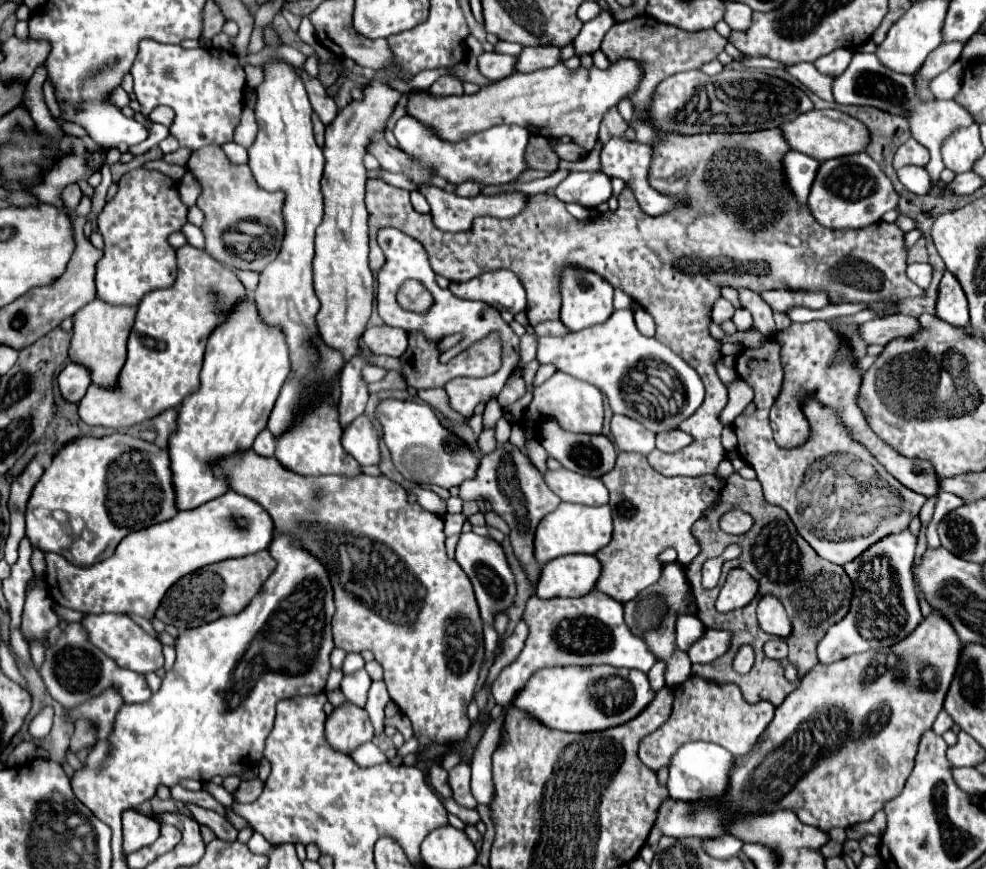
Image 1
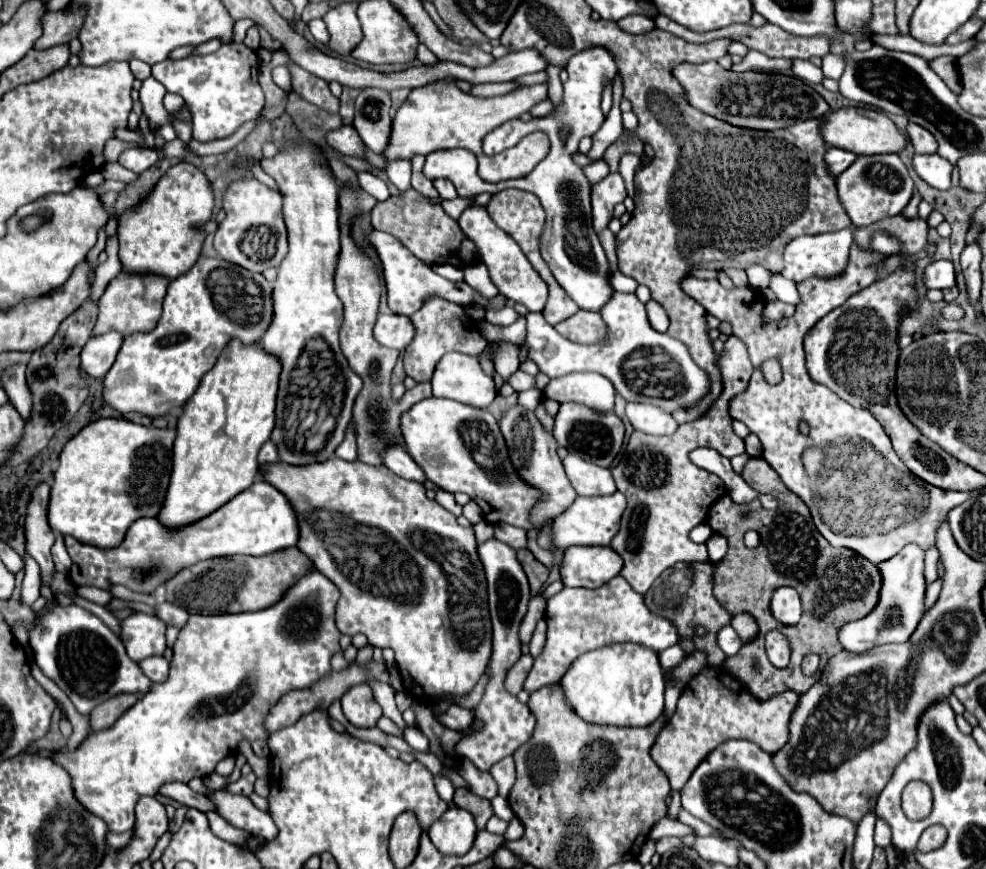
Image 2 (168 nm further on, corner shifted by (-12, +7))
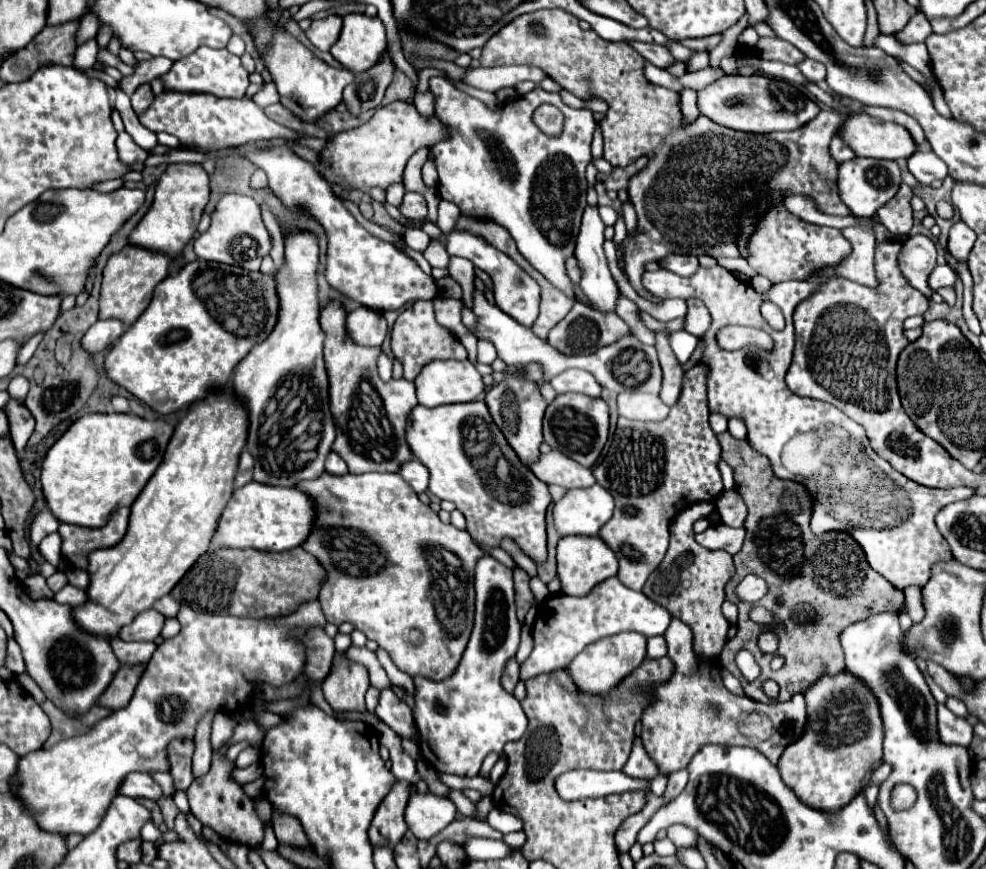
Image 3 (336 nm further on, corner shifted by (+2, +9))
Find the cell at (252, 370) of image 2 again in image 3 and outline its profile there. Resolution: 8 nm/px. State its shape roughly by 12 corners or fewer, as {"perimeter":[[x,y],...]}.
{"perimeter":[[194,403],[88,557],[88,635],[116,637],[208,551],[246,413]]}

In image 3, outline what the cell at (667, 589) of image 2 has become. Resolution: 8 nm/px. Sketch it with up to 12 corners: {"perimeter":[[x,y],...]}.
{"perimeter":[[674,517],[670,551],[642,589],[694,631],[694,651],[718,657],[730,623],[720,605],[730,553],[698,547],[694,521]]}

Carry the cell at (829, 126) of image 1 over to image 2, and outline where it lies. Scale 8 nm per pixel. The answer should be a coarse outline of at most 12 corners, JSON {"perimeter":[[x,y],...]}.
{"perimeter":[[840,107],[820,125],[824,143],[856,155],[898,153],[894,121]]}

